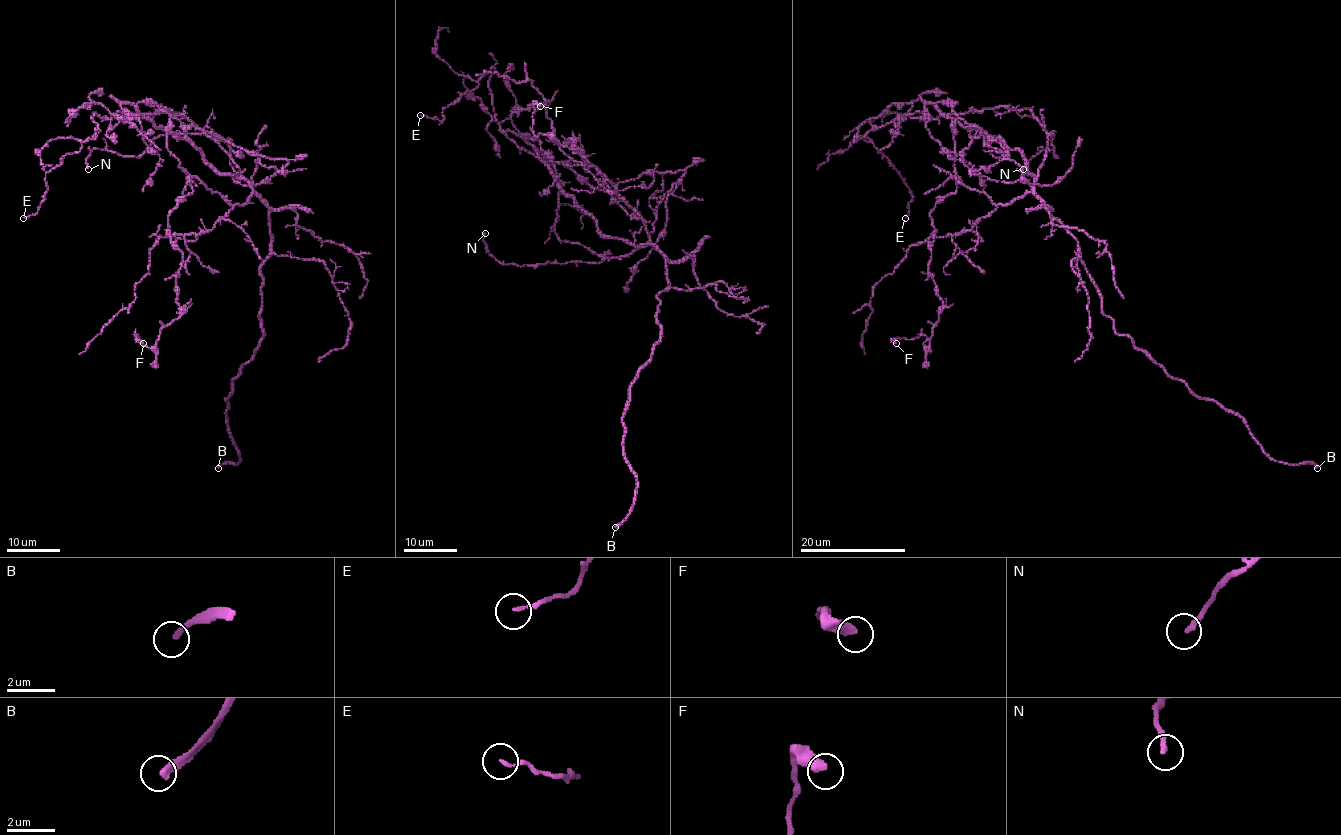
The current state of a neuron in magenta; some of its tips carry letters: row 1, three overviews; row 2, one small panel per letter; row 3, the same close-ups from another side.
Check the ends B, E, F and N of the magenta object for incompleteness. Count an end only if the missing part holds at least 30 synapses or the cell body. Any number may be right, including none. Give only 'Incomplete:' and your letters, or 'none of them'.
Incomplete: B

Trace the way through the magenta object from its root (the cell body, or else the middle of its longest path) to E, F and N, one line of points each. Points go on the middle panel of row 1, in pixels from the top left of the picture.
E: (653, 246), (605, 237), (554, 173), (507, 136), (493, 107), (493, 69), (442, 110), (441, 122), (420, 115)
F: (653, 246), (644, 221), (575, 145), (566, 144), (577, 139), (573, 152), (534, 134), (534, 106), (540, 106)
N: (653, 246), (642, 245), (629, 254), (597, 263), (517, 266), (499, 263), (489, 253), (485, 233)

